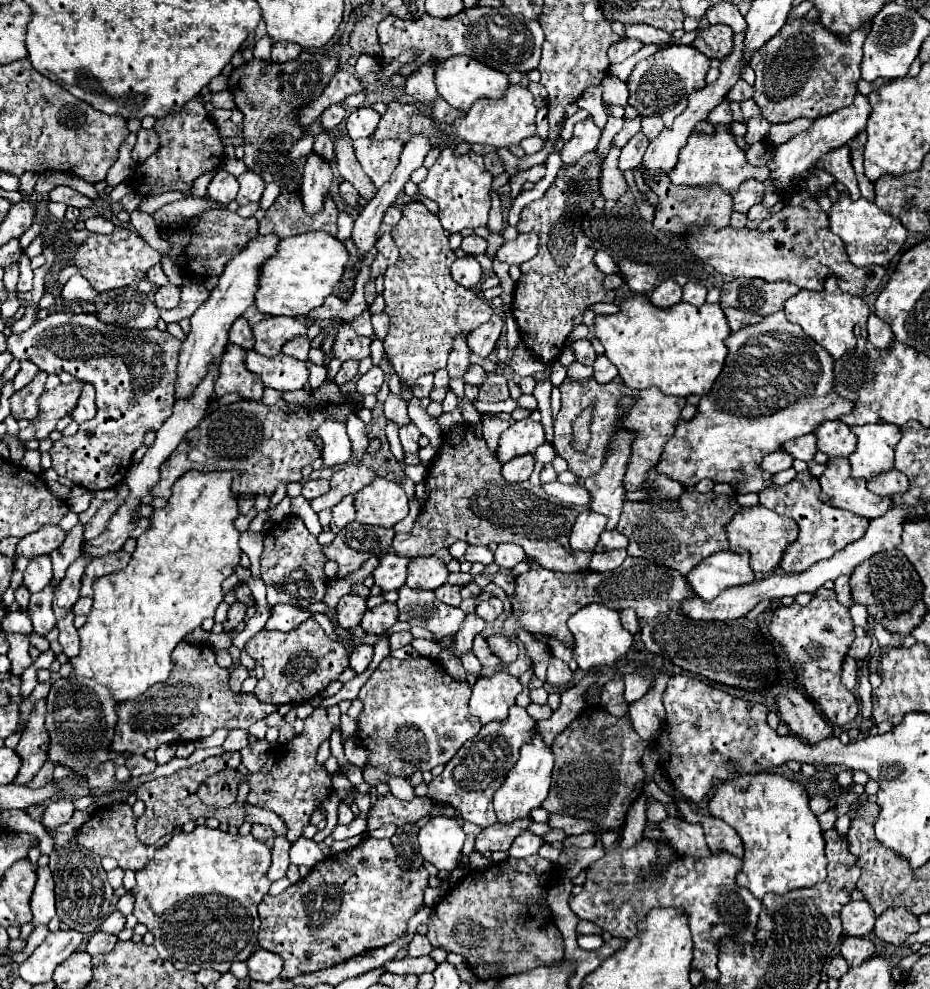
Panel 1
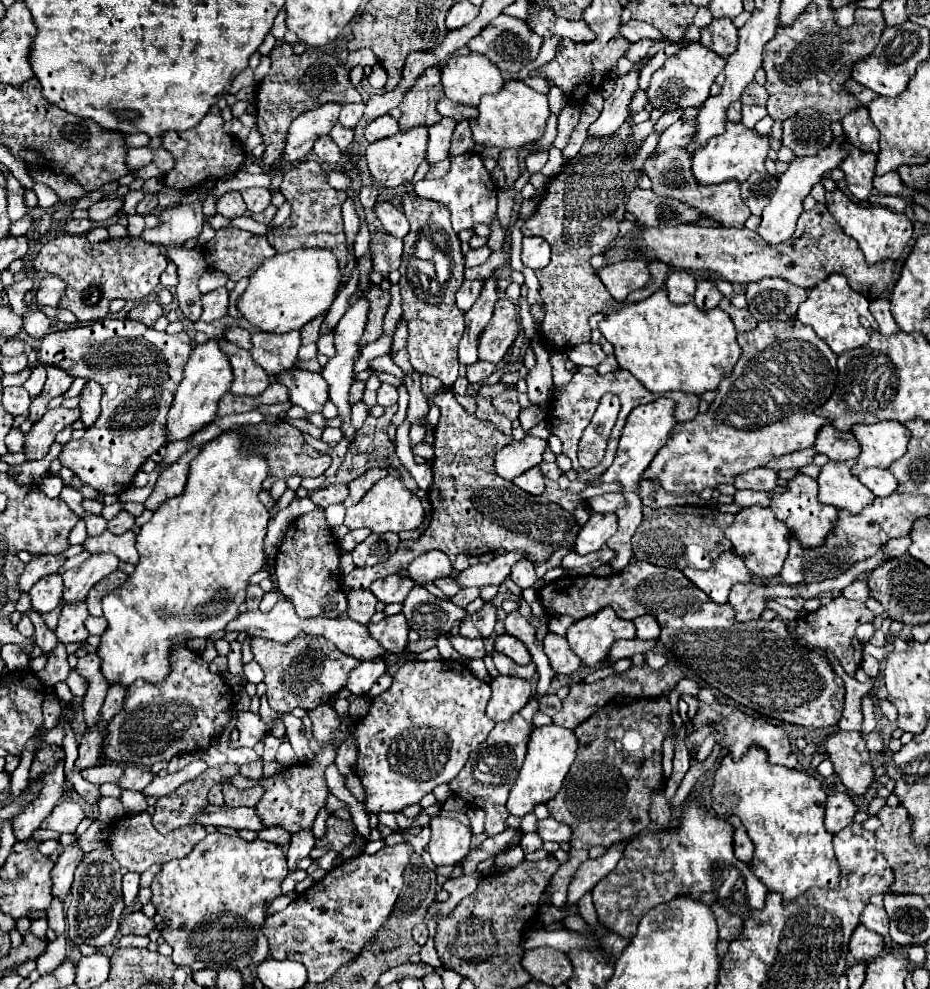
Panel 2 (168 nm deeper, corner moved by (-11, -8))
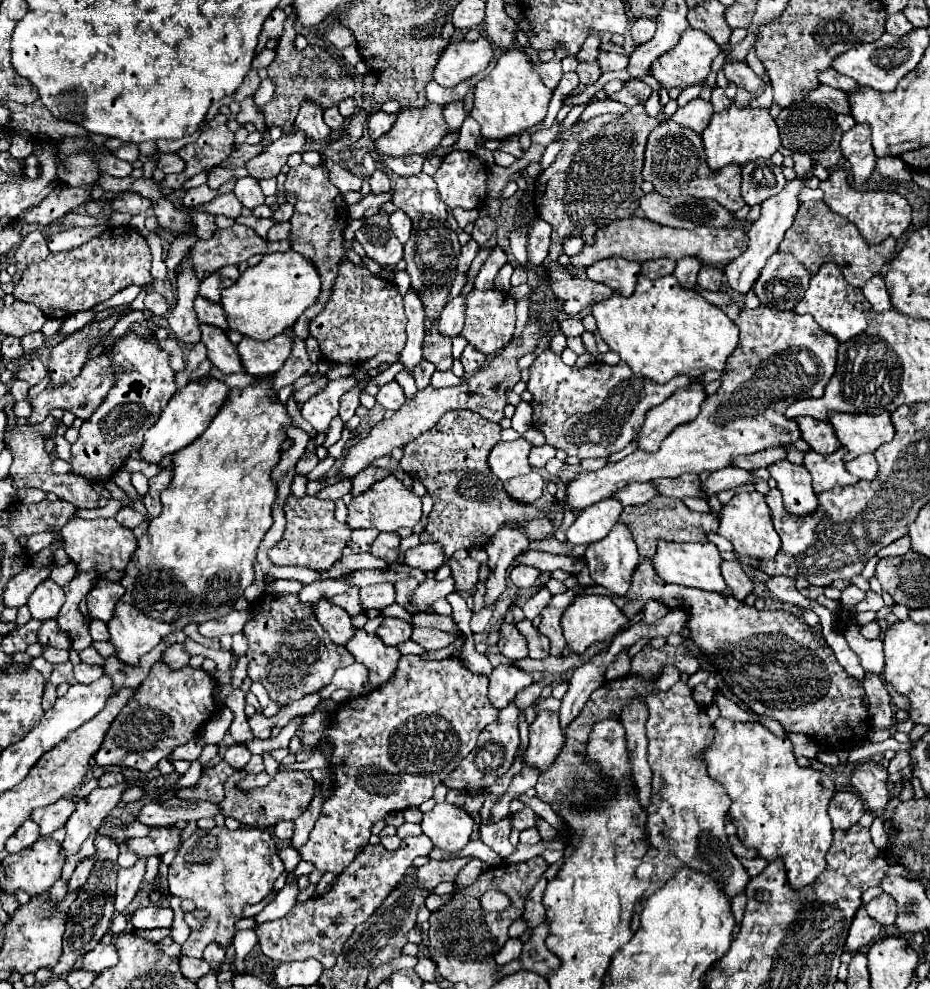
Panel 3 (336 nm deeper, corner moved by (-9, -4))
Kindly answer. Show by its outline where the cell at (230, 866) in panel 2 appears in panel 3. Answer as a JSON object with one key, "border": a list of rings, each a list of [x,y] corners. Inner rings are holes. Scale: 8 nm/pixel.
{"border":[[[212,828],[212,830],[196,830],[178,850],[176,858],[168,866],[168,884],[170,884],[170,894],[182,898],[182,900],[192,900],[196,904],[196,910],[206,912],[206,918],[200,922],[196,918],[196,910],[186,912],[184,920],[190,926],[190,938],[182,944],[182,956],[194,956],[202,958],[202,952],[208,944],[216,942],[224,950],[228,950],[232,938],[236,936],[236,920],[242,920],[242,910],[246,906],[258,904],[274,886],[276,878],[282,874],[284,864],[278,858],[278,850],[274,846],[274,840],[268,830],[262,828],[238,828],[238,830],[228,830],[228,828]]]}

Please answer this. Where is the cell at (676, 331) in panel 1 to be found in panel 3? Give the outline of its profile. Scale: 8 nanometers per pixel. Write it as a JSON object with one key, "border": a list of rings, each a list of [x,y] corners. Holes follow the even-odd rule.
{"border":[[[640,276],[630,298],[612,294],[608,300],[592,306],[592,316],[610,350],[618,352],[634,374],[658,384],[666,384],[680,374],[694,380],[706,370],[722,372],[726,358],[738,346],[738,326],[696,290],[678,286],[674,276],[664,276],[660,280]]]}

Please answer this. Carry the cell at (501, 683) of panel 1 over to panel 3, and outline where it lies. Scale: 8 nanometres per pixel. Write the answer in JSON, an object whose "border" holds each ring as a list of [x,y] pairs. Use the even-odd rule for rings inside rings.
{"border":[[[496,666],[490,674],[490,688],[488,698],[490,704],[498,710],[514,702],[518,692],[522,692],[526,686],[532,684],[532,676],[524,670],[516,670],[516,666]]]}

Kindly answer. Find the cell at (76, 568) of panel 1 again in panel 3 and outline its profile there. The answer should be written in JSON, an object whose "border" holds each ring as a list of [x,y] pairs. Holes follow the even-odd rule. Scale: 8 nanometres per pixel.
{"border":[[[50,618],[42,624],[42,628],[38,630],[38,642],[42,646],[58,646],[58,648],[66,648],[66,650],[72,646],[70,634],[66,630],[58,628],[56,618]]]}

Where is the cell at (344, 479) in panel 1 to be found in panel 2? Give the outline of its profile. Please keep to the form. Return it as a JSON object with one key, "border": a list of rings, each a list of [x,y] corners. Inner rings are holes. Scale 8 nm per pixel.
{"border":[[[372,468],[372,470],[368,470],[366,474],[362,474],[360,478],[356,478],[356,480],[352,480],[350,484],[348,484],[348,488],[350,488],[350,496],[344,500],[344,506],[346,508],[350,508],[350,506],[354,506],[354,504],[358,504],[360,500],[362,500],[362,496],[380,480],[380,478],[384,478],[388,472],[384,470],[384,468]]]}

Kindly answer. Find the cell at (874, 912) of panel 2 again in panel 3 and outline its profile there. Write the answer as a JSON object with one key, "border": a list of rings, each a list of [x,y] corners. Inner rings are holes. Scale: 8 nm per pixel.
{"border":[[[882,894],[878,898],[874,898],[872,902],[868,902],[864,906],[864,910],[870,914],[870,918],[874,918],[878,924],[882,926],[890,926],[894,924],[894,914],[896,914],[896,906],[894,900],[888,894]]]}

